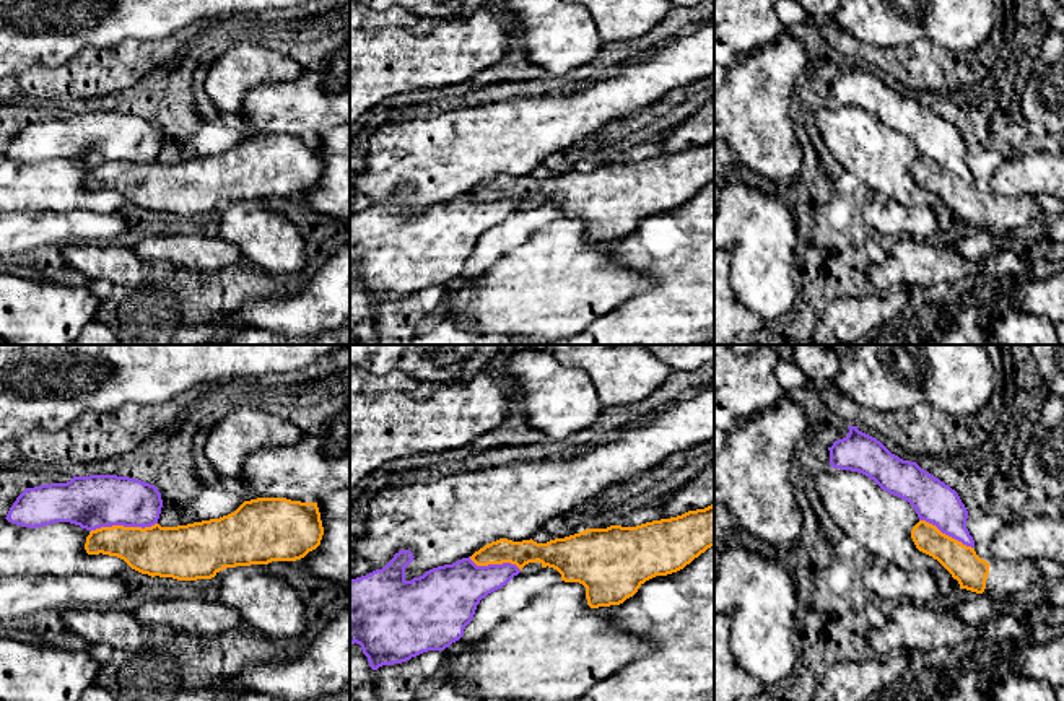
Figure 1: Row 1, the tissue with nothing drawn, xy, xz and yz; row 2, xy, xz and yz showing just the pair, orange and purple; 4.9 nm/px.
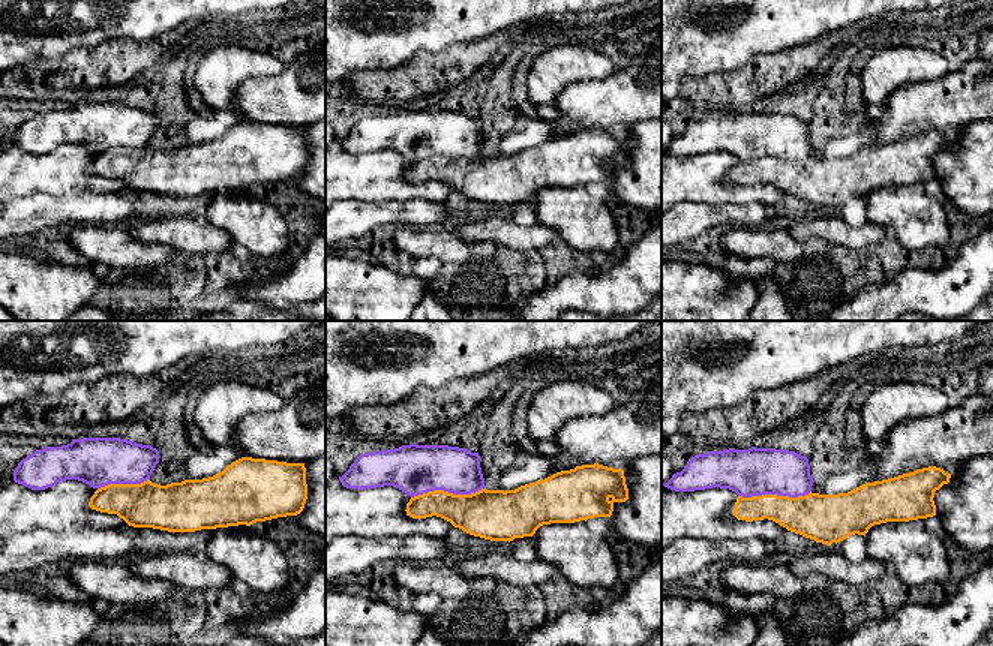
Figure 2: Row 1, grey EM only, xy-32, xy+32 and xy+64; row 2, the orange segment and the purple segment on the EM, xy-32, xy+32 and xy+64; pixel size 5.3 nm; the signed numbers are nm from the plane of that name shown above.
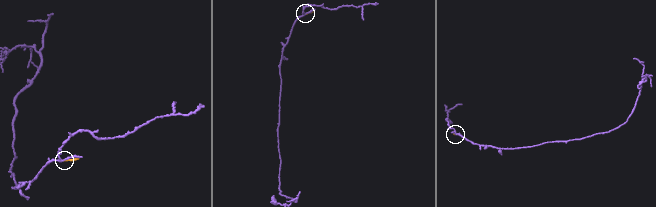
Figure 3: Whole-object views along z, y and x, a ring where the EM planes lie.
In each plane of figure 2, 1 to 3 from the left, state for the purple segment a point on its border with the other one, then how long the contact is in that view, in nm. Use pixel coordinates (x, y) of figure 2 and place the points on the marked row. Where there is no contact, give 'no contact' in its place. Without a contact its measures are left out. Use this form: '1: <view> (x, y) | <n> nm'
1: xy-32 (123, 484) | 280 nm
2: xy+32 (446, 492) | 380 nm
3: xy+64 (774, 495) | 400 nm

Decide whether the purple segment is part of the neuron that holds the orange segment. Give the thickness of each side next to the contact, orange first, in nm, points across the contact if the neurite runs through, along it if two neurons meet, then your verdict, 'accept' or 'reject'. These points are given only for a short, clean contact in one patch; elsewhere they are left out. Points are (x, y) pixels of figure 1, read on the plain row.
240 nm thick on the orange side, 260 nm on the other; reject

